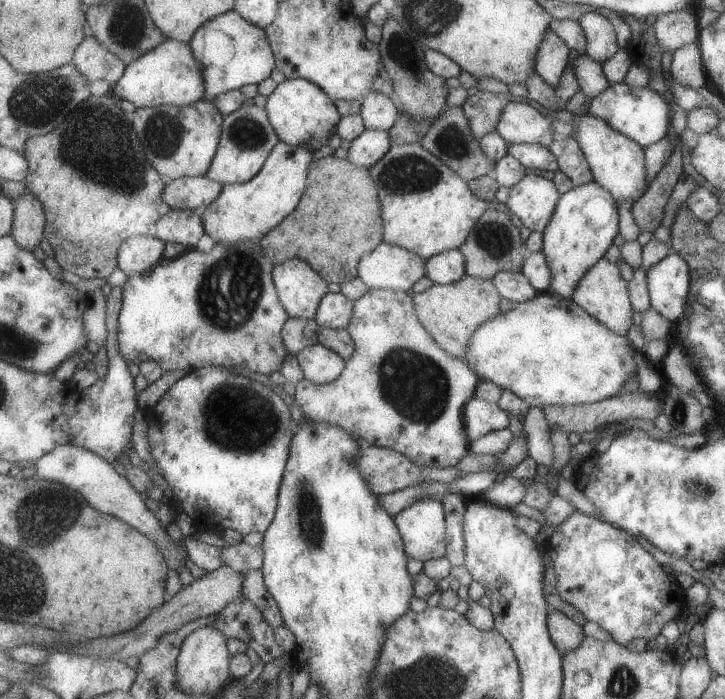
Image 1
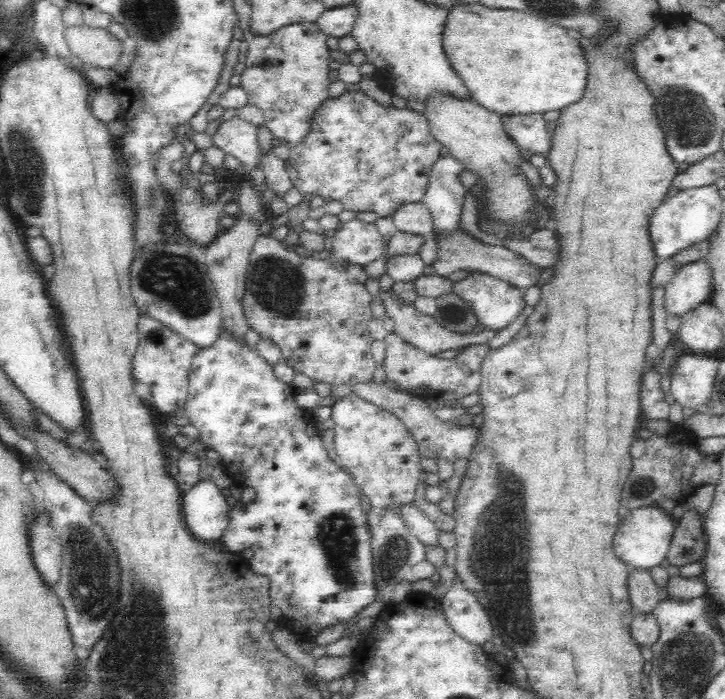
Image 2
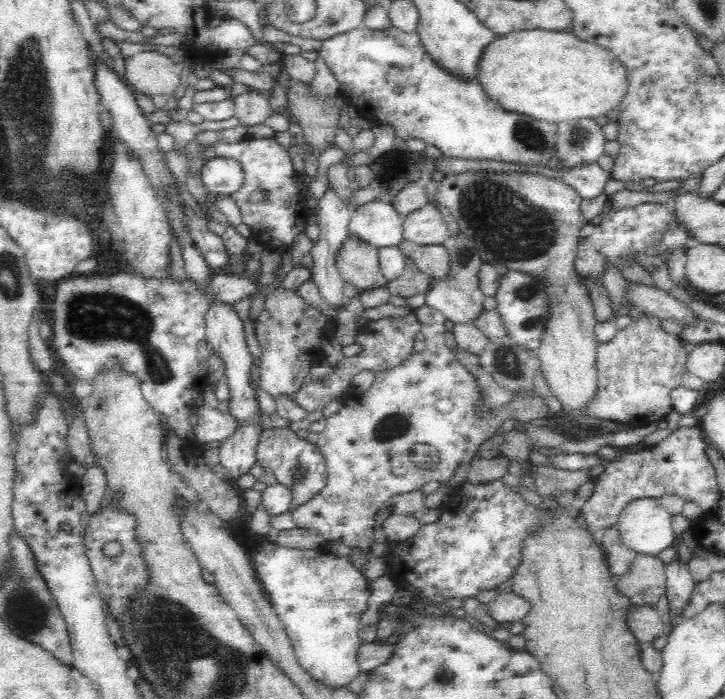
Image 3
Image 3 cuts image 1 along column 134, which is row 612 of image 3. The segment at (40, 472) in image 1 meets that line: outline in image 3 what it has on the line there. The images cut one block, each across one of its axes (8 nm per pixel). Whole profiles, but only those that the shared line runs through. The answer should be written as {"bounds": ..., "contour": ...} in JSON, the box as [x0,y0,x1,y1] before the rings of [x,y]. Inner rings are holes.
{"bounds":[485,592,529,626],"contour":[[[513,592],[497,593],[494,599],[485,604],[486,612],[501,626],[509,622],[520,622],[529,611],[529,604]]]}

